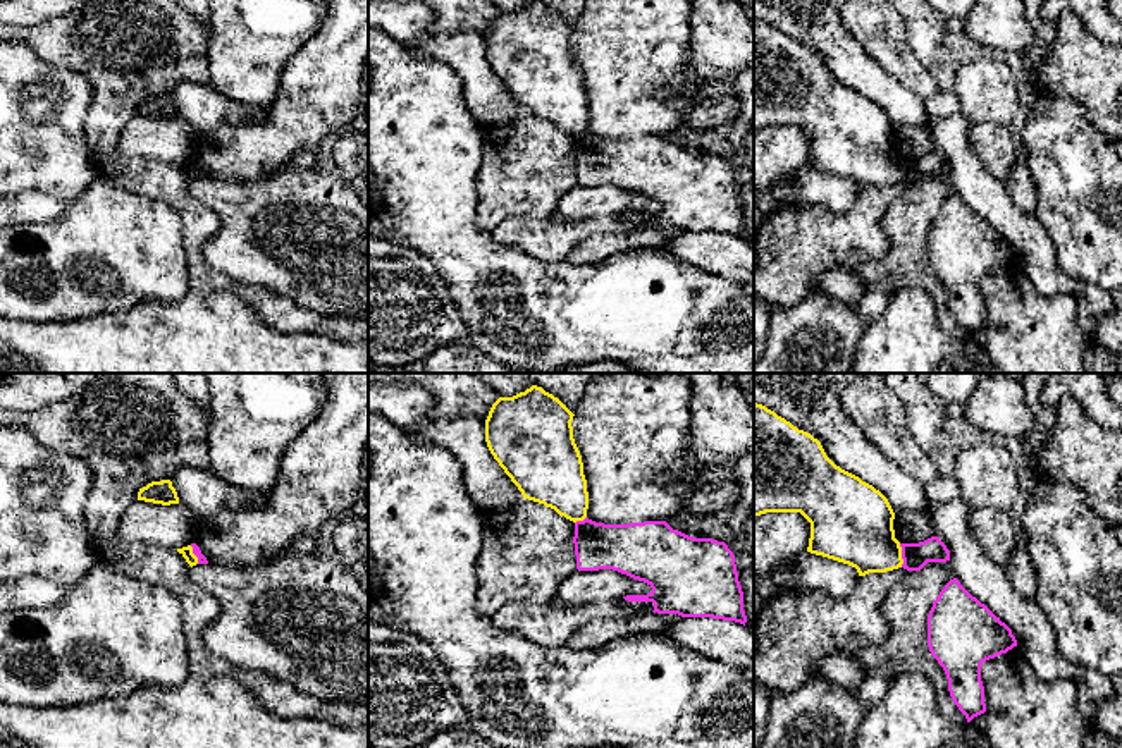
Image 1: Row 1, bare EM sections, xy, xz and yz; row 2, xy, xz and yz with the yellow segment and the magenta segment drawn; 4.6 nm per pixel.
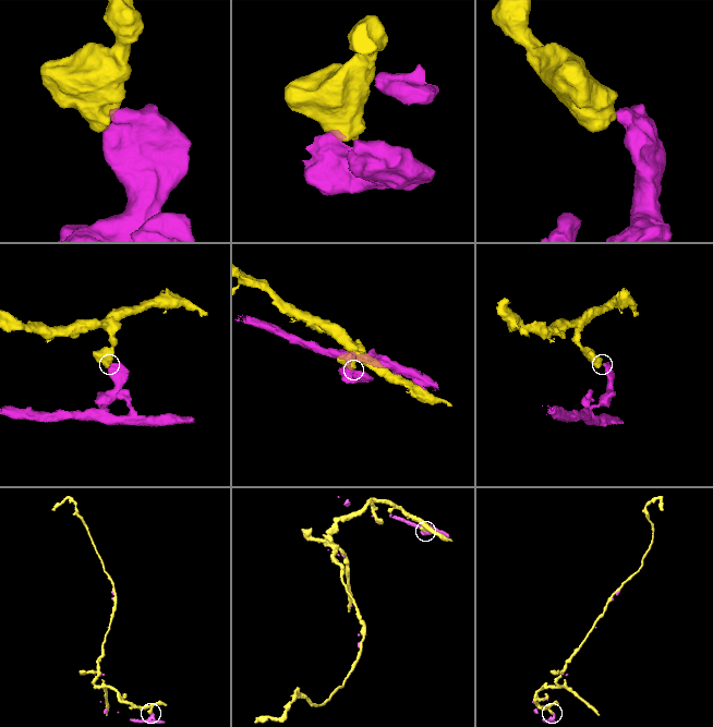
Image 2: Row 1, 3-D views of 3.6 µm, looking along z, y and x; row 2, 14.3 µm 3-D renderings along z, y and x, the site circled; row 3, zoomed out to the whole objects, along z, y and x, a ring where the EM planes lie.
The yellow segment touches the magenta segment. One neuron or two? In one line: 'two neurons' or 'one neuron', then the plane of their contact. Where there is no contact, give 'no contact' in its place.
two neurons | yz

